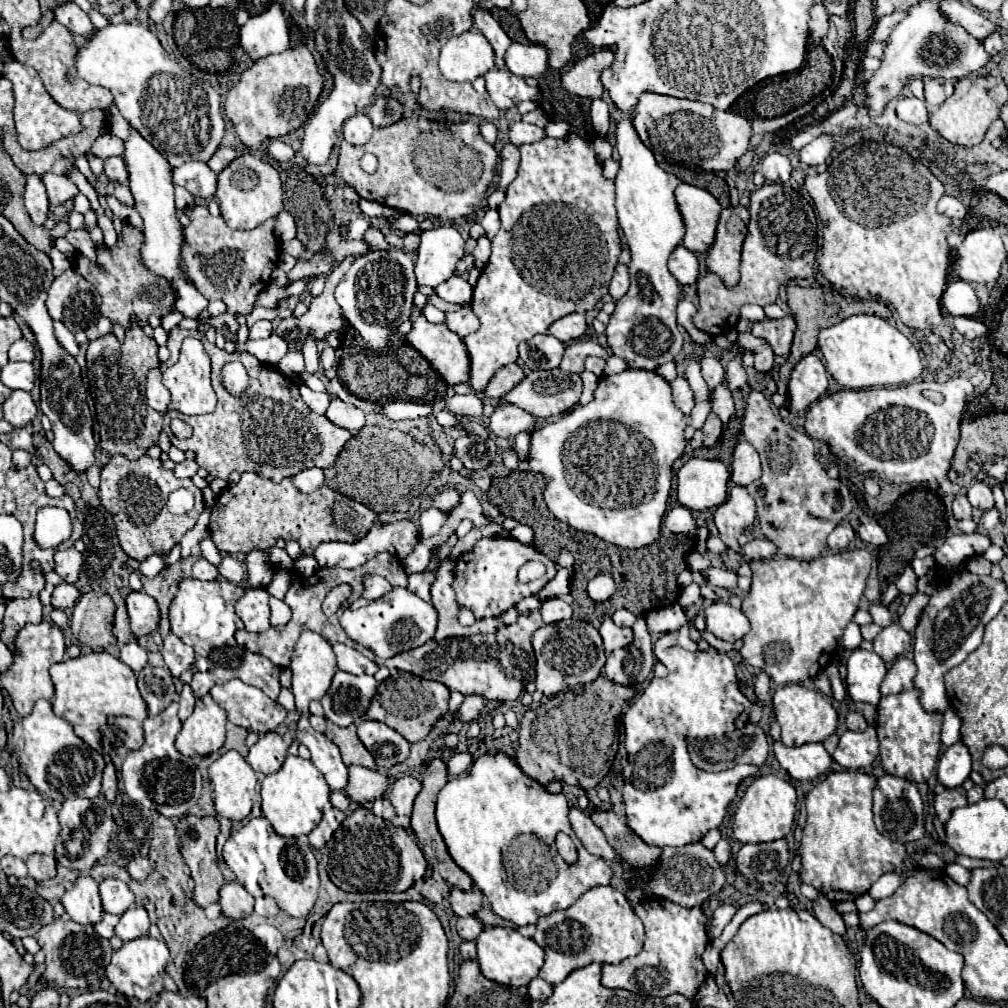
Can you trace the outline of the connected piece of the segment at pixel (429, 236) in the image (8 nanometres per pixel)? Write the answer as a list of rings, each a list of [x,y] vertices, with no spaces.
[[[439,226],[421,232],[415,276],[419,286],[437,286],[455,274],[457,262],[463,258],[465,240],[453,226]]]

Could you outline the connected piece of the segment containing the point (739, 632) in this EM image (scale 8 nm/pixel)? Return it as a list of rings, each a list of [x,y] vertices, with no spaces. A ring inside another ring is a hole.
[[[727,602],[705,604],[707,632],[725,642],[735,642],[749,632],[749,620],[741,610],[735,610]]]

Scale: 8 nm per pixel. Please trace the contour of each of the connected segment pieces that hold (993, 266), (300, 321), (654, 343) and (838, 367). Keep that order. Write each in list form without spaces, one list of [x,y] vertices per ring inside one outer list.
[[[977,228],[959,246],[953,270],[965,282],[995,284],[1005,258],[1007,250],[1003,240],[993,230]]]
[[[353,256],[347,258],[345,262],[337,264],[329,274],[327,274],[327,280],[325,280],[325,290],[319,298],[313,298],[311,300],[311,306],[309,310],[293,320],[293,328],[297,330],[291,330],[291,324],[289,320],[281,320],[275,328],[275,332],[289,344],[289,350],[297,350],[301,352],[301,346],[305,342],[305,338],[309,336],[309,332],[313,332],[315,340],[325,340],[325,336],[333,330],[341,330],[343,328],[343,322],[341,322],[341,308],[339,304],[335,302],[335,296],[333,296],[333,290],[335,286],[339,284],[339,280],[343,278],[343,274],[349,270],[349,266],[353,264]]]
[[[621,120],[617,124],[617,150],[619,150],[619,160],[621,160],[621,170],[615,178],[617,216],[619,216],[619,226],[627,238],[629,250],[631,250],[631,264],[629,264],[631,288],[617,302],[605,334],[607,334],[607,344],[609,344],[611,352],[615,356],[623,358],[627,362],[627,368],[655,370],[659,364],[673,362],[675,356],[683,348],[683,336],[675,322],[675,306],[679,302],[681,288],[679,288],[677,280],[671,276],[671,272],[667,270],[669,254],[677,248],[677,244],[683,240],[683,234],[685,234],[685,224],[677,210],[677,202],[675,202],[675,194],[673,194],[679,180],[673,174],[659,168],[653,152],[639,140],[631,120]]]
[[[867,314],[849,316],[843,322],[819,332],[819,350],[825,358],[827,372],[849,390],[873,386],[909,384],[921,376],[923,364],[913,342],[887,320]]]

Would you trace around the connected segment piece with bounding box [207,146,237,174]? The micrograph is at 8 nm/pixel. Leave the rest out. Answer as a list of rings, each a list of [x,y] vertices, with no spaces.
[[[221,146],[221,148],[217,148],[217,152],[209,158],[209,168],[213,170],[213,172],[221,172],[223,168],[227,168],[233,160],[237,158],[237,152],[233,150],[233,148],[229,148],[229,146]]]

